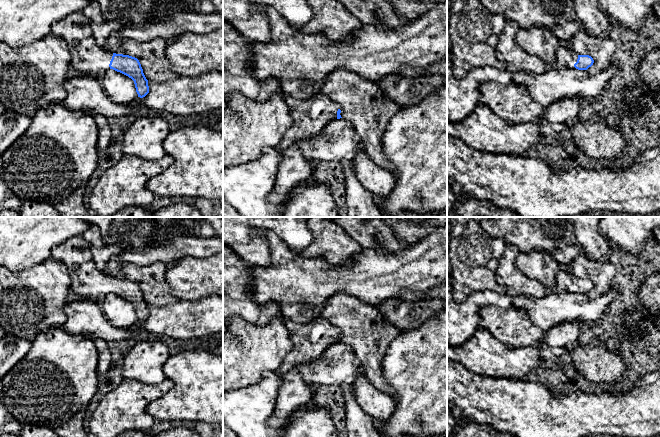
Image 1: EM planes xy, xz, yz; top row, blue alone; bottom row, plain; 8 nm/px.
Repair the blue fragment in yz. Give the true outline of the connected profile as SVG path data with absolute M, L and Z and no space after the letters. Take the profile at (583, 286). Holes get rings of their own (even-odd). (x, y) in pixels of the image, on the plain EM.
M559 271L556 274L557 286L555 291L560 293L587 294L594 287L589 279L578 279L571 271Z

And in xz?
M319 317L310 323L297 323L286 320L285 325L293 343L293 349L284 358L278 374L284 376L297 366L318 360L327 348L342 342L340 330Z

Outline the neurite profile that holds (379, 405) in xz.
M363 373L359 374L350 386L357 404L375 420L388 420L396 409L395 399L378 390Z

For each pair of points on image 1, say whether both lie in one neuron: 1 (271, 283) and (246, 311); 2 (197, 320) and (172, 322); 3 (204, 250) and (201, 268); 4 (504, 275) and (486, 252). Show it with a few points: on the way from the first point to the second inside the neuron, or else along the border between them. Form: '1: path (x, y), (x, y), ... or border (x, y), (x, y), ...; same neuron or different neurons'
1: border (250, 278), (250, 296), (256, 302), (278, 305); different neurons
2: path (191, 320), (178, 321); same neuron
3: border (212, 254), (202, 258), (180, 258); different neurons
4: border (506, 244), (495, 271), (495, 280), (504, 288); different neurons

